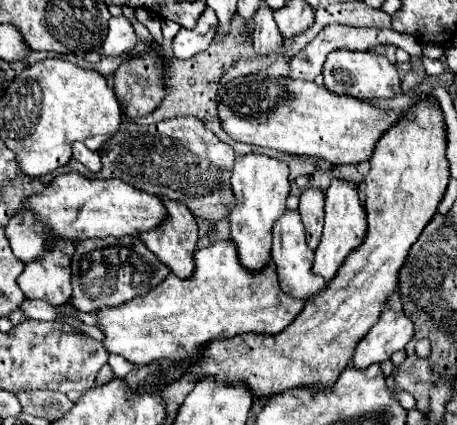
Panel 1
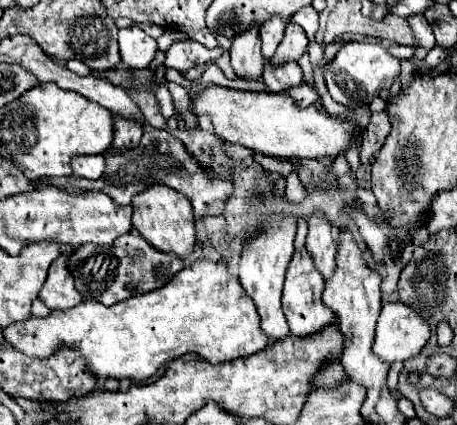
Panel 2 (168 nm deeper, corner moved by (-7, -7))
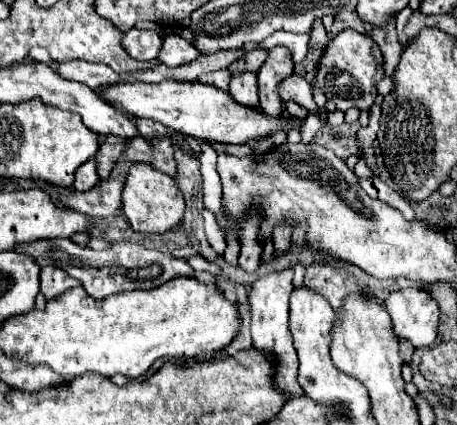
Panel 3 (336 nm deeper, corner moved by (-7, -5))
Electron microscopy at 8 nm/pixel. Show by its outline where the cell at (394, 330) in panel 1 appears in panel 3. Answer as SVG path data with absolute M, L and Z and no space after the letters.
M407 287L387 297L387 311L399 339L409 339L413 347L429 347L437 337L439 305L419 287Z

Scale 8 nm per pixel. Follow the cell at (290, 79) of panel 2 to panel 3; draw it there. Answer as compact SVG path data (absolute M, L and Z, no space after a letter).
M293 73L291 77L287 77L281 83L279 93L281 93L283 101L295 101L297 105L305 107L309 113L317 111L317 105L313 101L313 93L311 93L311 85L297 73Z

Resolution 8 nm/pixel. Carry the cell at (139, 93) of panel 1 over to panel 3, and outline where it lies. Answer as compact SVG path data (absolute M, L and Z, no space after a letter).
M105 137L101 147L95 153L95 163L97 163L97 173L99 173L99 181L105 181L113 169L113 165L117 163L119 155L123 153L123 141L119 137Z

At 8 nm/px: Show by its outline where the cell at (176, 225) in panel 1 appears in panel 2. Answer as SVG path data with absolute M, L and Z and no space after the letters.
M151 187L133 199L133 227L135 231L157 251L169 253L169 255L191 255L197 231L195 231L195 217L193 207L185 199L185 195L179 195L177 191L171 191L169 187Z

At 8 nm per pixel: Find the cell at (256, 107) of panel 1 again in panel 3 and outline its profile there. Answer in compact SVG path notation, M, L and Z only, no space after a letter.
M127 81L127 83L113 83L99 89L99 97L107 101L109 105L117 107L129 117L139 119L155 119L183 135L205 139L205 141L217 141L217 143L247 143L255 141L259 137L267 137L275 133L277 129L289 131L291 127L299 129L299 121L287 121L287 119L273 119L263 115L261 109L251 109L235 103L231 95L223 89L217 89L213 85L203 85L199 81L193 83L179 83L179 81L161 81L161 83L143 83L143 81Z

